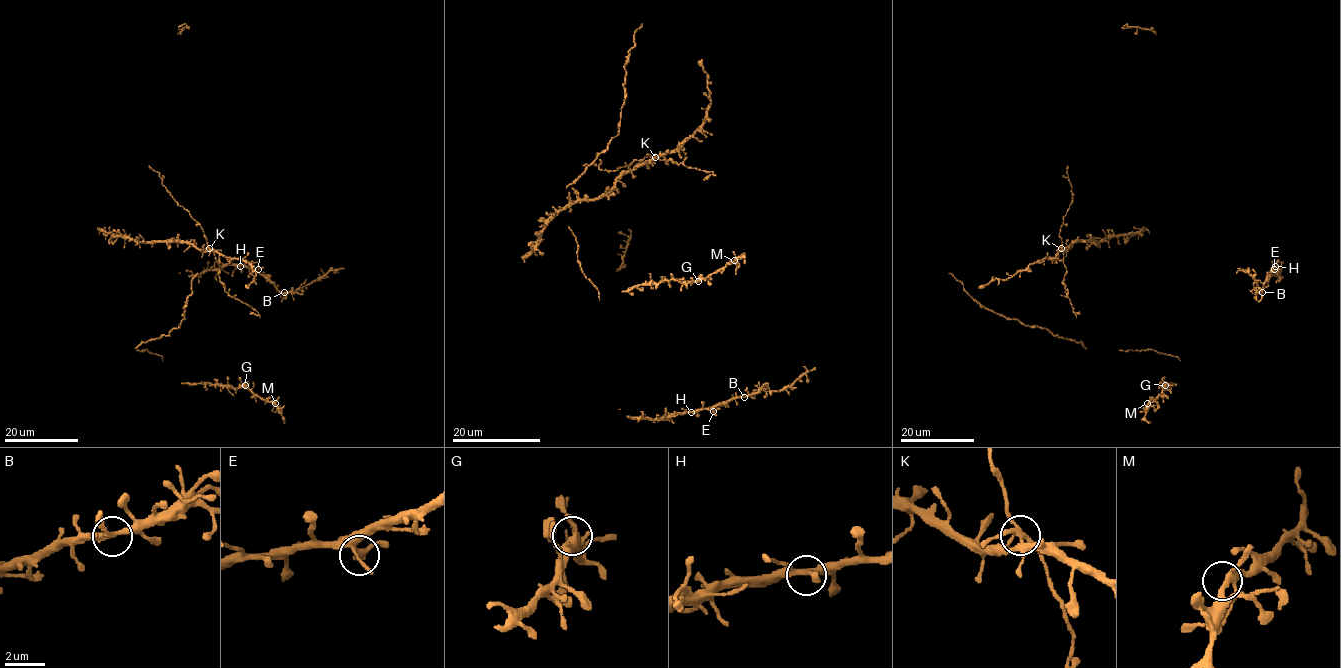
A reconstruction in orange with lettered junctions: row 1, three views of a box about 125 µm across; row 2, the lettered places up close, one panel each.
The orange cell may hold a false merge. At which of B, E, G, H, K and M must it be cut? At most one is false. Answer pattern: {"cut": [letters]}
{"cut": ["K"]}

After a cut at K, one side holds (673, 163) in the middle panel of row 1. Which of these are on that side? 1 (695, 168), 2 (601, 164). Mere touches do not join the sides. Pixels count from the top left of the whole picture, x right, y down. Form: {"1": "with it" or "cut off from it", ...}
{"1": "with it", "2": "with it"}

